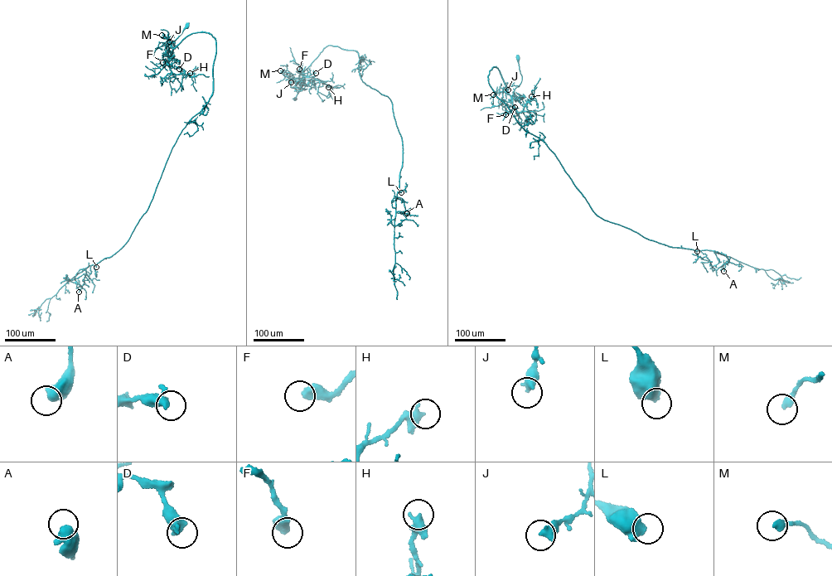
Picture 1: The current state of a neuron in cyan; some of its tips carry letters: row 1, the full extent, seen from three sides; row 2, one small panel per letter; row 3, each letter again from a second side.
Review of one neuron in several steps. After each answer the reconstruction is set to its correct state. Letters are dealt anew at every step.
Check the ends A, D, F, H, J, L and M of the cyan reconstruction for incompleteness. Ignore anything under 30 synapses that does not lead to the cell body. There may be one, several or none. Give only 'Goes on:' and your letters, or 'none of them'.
Goes on: none of them

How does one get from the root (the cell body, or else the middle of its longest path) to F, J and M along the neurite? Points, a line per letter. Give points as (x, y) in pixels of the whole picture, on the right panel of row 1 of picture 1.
F: (518, 58), (521, 81), (511, 96), (513, 108), (504, 113), (505, 114)
J: (518, 58), (521, 81), (511, 95), (503, 91), (505, 87), (508, 86), (508, 89)
M: (518, 58), (520, 84), (511, 95), (503, 92), (493, 94)

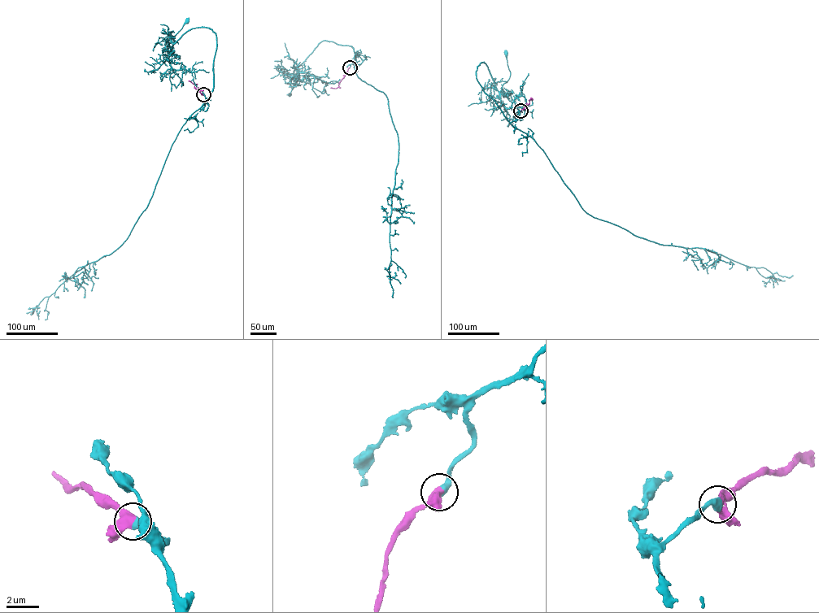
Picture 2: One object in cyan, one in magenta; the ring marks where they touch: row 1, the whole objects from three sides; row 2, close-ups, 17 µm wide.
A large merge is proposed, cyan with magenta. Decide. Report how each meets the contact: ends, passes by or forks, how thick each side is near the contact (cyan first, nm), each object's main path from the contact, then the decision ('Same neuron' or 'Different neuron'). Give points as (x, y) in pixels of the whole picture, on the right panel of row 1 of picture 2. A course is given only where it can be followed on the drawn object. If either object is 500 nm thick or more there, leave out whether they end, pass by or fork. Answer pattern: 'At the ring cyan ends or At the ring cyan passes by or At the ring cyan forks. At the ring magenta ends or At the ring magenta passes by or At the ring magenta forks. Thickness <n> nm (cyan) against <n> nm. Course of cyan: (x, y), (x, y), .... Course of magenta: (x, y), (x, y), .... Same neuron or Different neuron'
At the ring cyan ends. At the ring magenta passes by. Thickness 480 nm (cyan) against 400 nm. Course of cyan: (520, 110), (516, 119), (509, 122), (476, 77), (477, 67), (485, 63), (499, 91), (510, 76), (506, 53). Course of magenta: (520, 110), (529, 103), (531, 97), (529, 101). Same neuron

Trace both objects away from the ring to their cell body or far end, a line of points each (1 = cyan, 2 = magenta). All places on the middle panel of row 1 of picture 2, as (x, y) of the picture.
1: (350, 67), (356, 58), (353, 48), (322, 41), (294, 71), (294, 82), (289, 94)
2: (350, 67), (339, 86), (330, 88)

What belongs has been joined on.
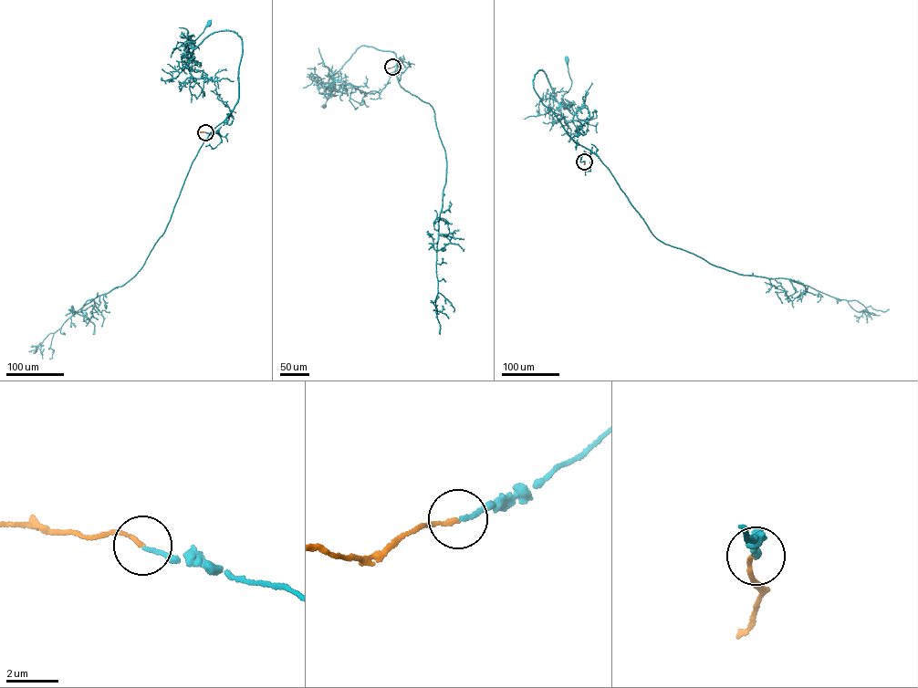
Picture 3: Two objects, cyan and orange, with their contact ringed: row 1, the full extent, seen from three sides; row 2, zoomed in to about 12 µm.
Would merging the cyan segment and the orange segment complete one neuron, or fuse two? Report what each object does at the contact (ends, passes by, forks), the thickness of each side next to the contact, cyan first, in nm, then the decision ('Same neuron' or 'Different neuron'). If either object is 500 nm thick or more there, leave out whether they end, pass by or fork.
At the ring cyan ends. At the ring orange ends. Thickness 150 nm (cyan) against 140 nm. Same neuron

